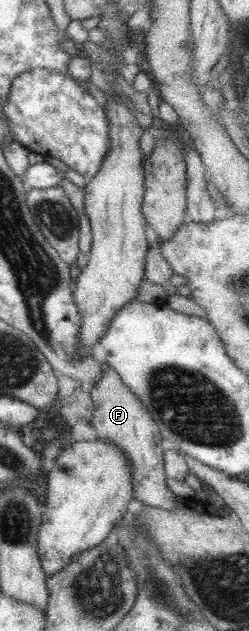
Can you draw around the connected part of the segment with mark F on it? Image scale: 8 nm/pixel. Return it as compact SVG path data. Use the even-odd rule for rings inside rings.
M109 366L95 378L95 384L90 387L88 395L94 404L91 420L88 422L96 432L96 438L111 442L117 446L125 459L131 464L132 496L142 504L149 504L163 510L175 510L175 498L178 498L165 485L162 436L157 423L151 418L146 408L137 400L137 396L123 384L115 370Z

